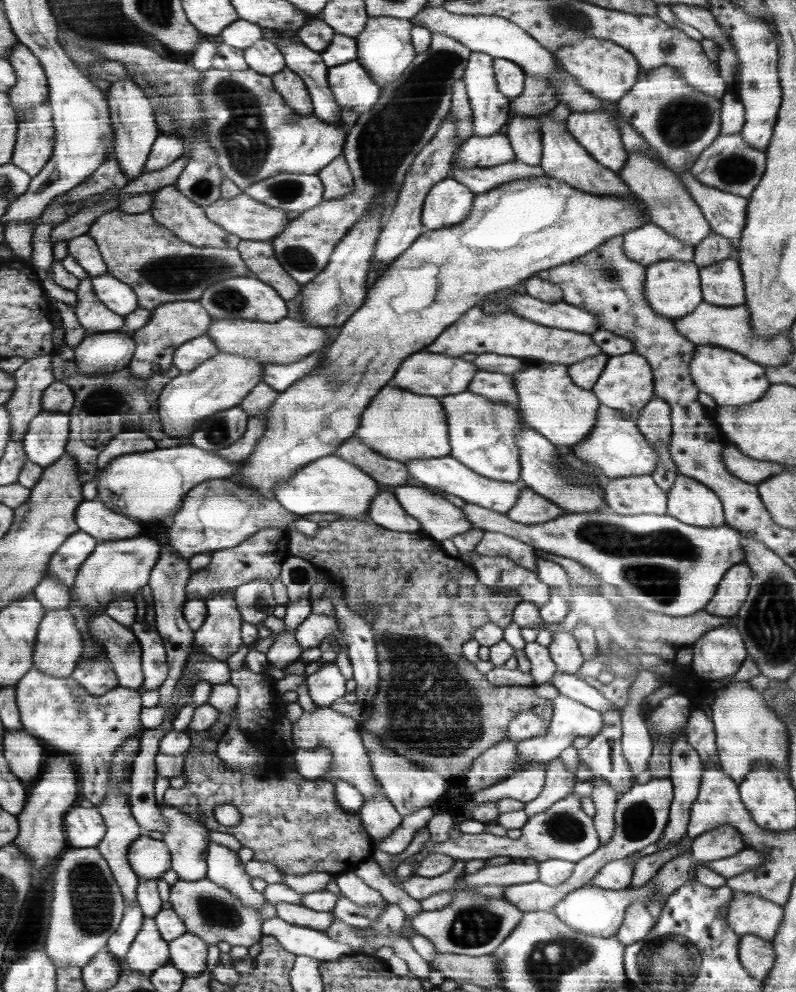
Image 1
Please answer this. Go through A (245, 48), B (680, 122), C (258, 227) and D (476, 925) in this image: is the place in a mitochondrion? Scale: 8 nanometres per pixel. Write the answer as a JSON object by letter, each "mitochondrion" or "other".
{"A":"other","B":"mitochondrion","C":"other","D":"mitochondrion"}

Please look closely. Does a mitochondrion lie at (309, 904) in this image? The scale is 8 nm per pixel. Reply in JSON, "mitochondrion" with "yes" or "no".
{"mitochondrion":"no"}

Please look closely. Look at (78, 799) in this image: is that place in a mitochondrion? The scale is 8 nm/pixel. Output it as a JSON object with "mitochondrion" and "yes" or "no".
{"mitochondrion":"no"}

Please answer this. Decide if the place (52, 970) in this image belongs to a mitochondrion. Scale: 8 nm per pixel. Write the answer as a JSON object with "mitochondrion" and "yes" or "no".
{"mitochondrion":"no"}

